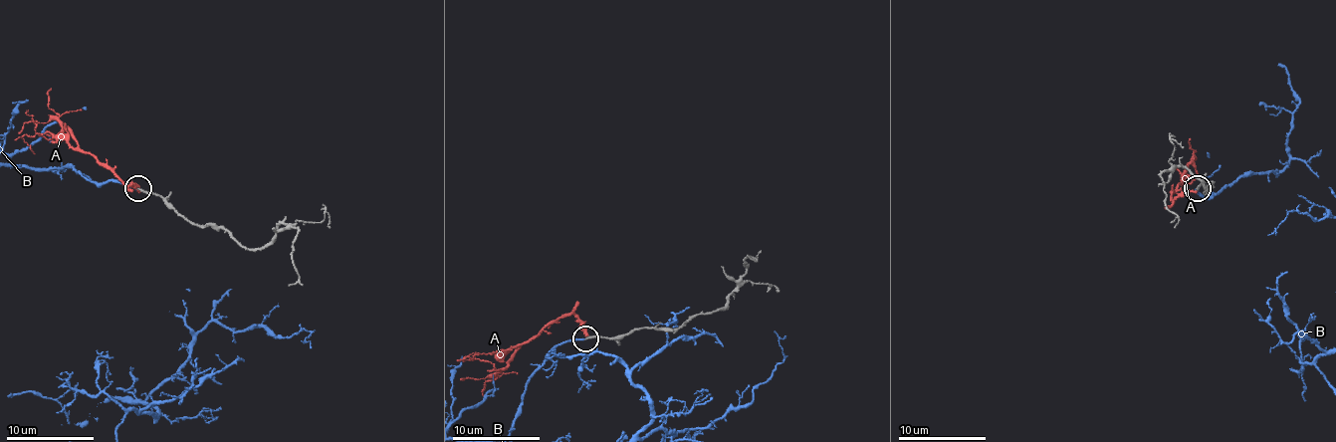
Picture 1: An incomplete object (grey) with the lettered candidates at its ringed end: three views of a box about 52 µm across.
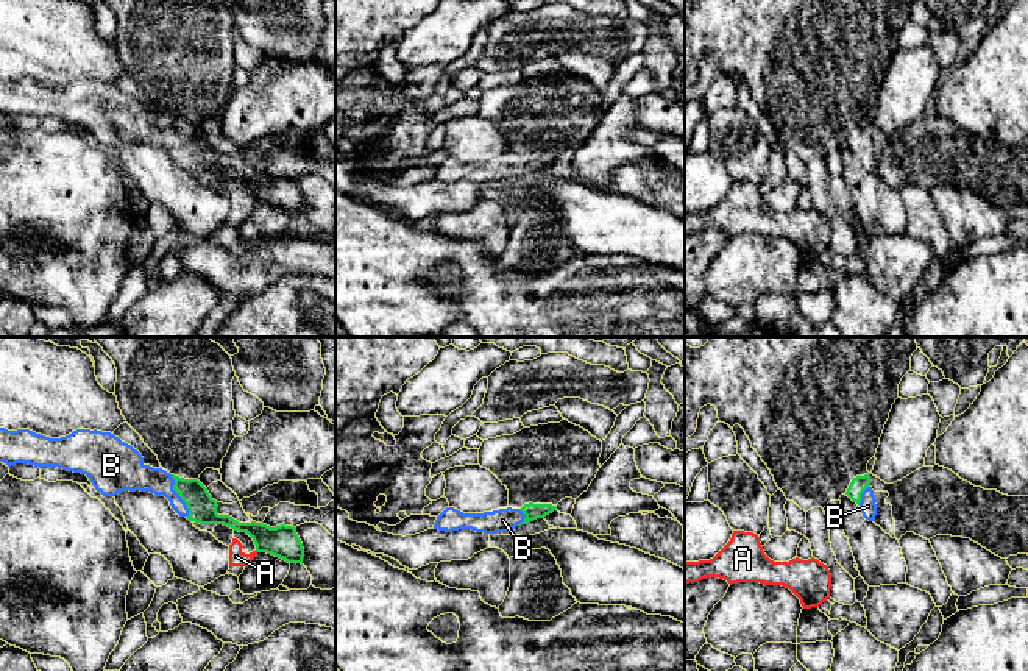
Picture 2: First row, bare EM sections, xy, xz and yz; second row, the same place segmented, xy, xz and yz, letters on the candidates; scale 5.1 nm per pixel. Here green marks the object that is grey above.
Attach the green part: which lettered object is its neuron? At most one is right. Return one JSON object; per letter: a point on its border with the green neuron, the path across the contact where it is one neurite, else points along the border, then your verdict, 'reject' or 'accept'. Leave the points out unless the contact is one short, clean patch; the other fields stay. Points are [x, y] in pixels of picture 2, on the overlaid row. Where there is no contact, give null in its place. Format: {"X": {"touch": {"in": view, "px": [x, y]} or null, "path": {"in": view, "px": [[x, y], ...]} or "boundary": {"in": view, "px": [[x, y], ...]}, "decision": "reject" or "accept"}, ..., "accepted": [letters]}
{"A": {"touch": null, "decision": "reject"}, "B": {"touch": {"in": "xy", "px": [180, 495]}, "path": {"in": "xy", "px": [[202, 507], [191, 498], [180, 495], [170, 486], [136, 476]]}, "decision": "accept"}, "accepted": ["B"]}

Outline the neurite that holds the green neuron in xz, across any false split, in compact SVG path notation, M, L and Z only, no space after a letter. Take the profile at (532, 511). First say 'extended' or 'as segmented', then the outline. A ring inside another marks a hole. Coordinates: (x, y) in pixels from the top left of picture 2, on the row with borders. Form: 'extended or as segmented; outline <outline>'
extended; outline M524 504L521 509L499 509L484 513L463 513L454 507L446 507L435 520L434 529L438 531L459 531L471 529L484 534L507 532L518 524L530 523L537 518L544 518L557 507L552 504Z

